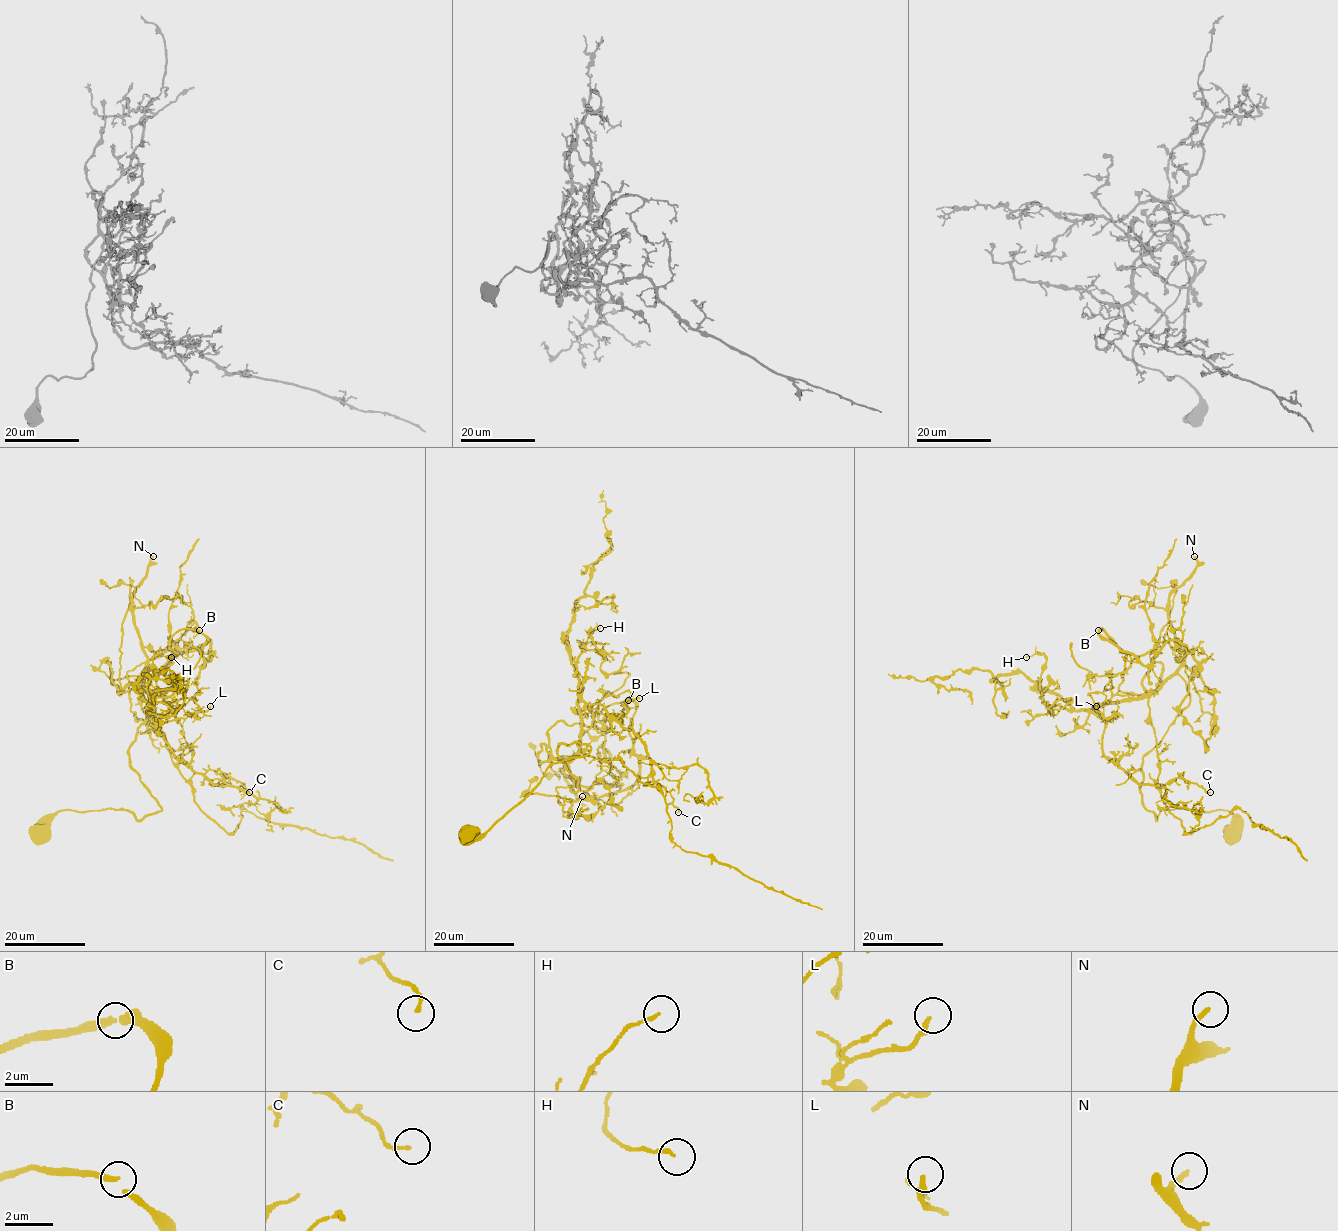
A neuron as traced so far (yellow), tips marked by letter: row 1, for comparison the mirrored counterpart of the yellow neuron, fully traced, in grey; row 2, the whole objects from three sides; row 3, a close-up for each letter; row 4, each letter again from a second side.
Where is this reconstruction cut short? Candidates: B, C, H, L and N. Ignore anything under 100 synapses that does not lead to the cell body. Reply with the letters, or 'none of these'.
N

